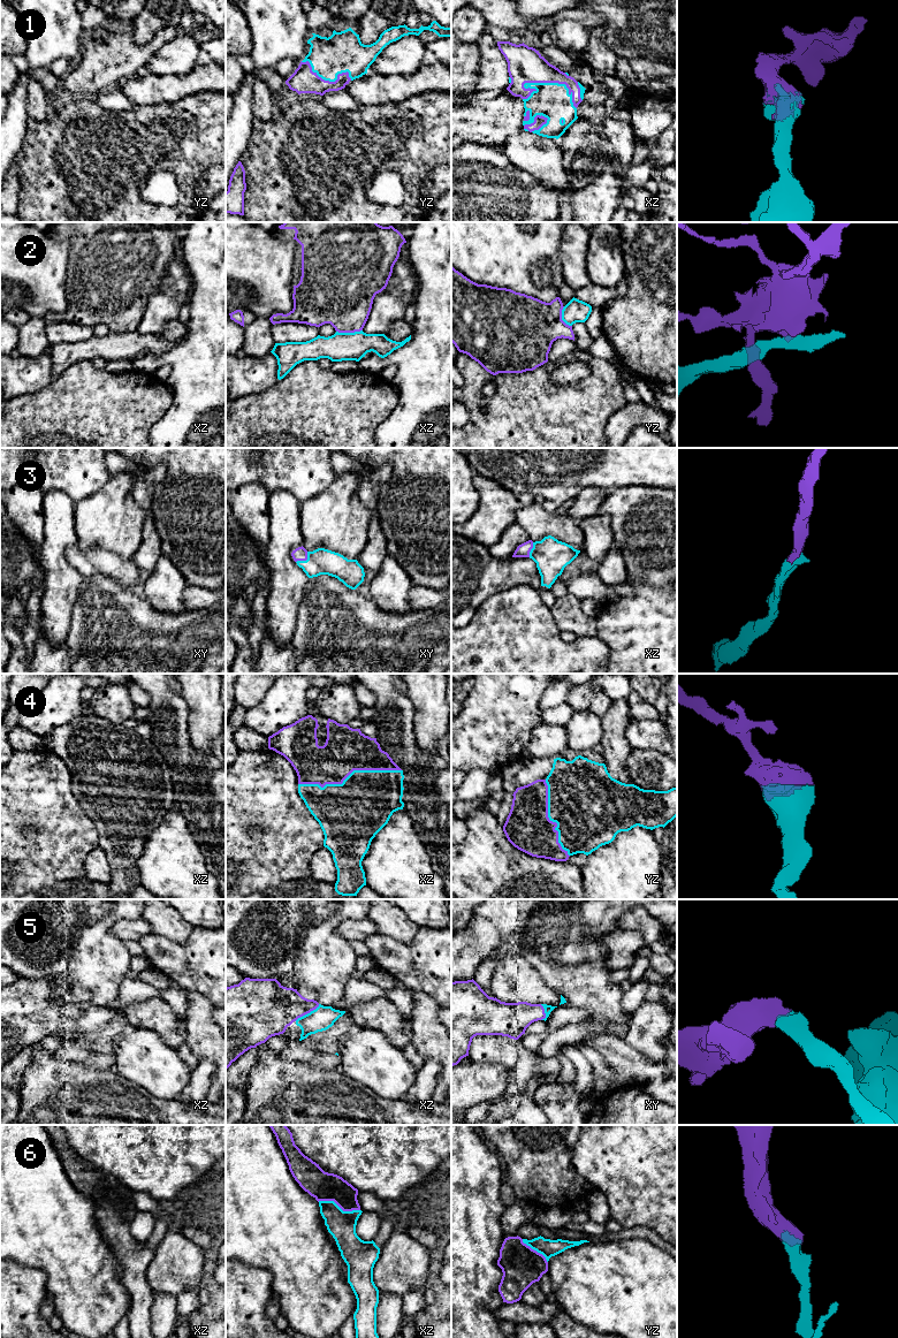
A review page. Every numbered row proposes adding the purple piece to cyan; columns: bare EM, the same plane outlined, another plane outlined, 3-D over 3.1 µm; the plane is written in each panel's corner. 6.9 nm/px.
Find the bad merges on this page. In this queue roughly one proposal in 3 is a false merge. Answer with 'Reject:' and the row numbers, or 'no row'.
Reject: 2

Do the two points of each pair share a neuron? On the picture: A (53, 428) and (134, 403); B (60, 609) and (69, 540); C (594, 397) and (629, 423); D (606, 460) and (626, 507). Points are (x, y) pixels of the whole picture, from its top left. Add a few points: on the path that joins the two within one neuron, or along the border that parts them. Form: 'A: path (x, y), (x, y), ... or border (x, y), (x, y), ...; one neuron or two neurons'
A: path (73, 428), (89, 428), (114, 412); one neuron
B: path (60, 592), (60, 556); one neuron
C: border (628, 403), (608, 419), (606, 435); two neurons
D: border (645, 486), (622, 486), (609, 493); two neurons

